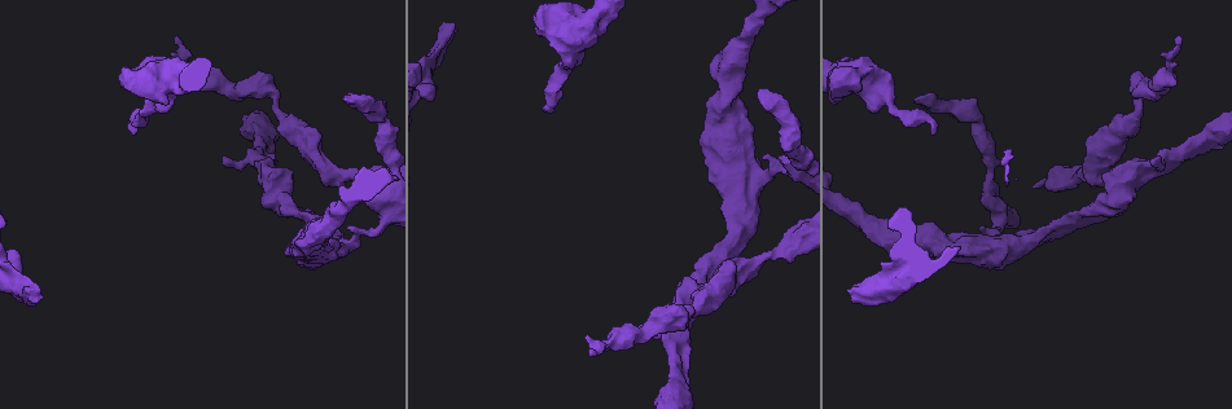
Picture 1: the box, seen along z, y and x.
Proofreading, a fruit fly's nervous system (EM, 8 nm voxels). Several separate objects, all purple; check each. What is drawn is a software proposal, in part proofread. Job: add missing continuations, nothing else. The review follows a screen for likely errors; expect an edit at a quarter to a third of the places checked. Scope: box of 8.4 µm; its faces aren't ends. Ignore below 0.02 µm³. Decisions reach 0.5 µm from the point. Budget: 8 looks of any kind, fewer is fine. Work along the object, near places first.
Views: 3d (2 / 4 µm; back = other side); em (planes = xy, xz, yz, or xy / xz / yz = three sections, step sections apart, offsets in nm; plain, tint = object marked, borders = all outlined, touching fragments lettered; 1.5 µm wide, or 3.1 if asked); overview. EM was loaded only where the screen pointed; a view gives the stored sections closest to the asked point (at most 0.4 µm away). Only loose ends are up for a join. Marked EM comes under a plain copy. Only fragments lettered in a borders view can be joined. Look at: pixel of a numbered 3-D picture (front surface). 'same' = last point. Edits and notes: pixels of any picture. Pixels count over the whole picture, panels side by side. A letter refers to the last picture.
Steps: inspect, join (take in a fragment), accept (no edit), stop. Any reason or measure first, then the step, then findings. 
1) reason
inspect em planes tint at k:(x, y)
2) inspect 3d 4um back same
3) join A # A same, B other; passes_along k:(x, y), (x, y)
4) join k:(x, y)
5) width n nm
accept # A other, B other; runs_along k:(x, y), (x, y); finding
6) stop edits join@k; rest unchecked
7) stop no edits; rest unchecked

free end
inspect em planes borders at 1:(1182, 40)

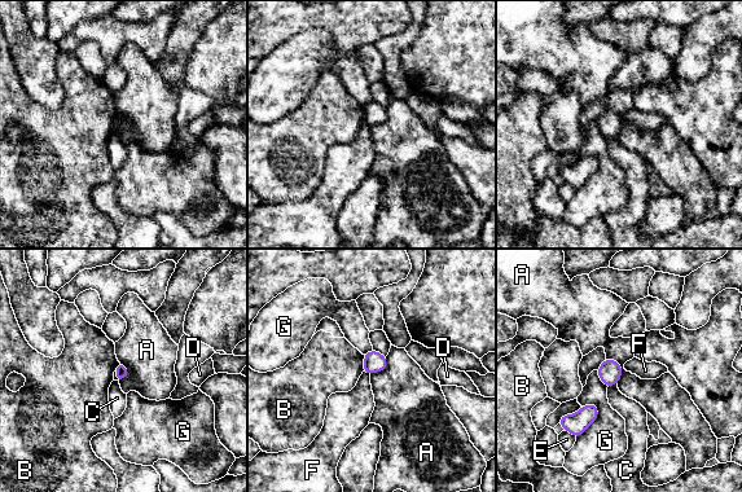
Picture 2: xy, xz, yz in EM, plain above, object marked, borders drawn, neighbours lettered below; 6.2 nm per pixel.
accept # A other, B other, C other, D other, E other, F other, G other; border 2:(606, 357), (622, 369), (618, 383); no lettered fragment goes on from it

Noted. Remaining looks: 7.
inspect em planes borders at 1:(134, 133)

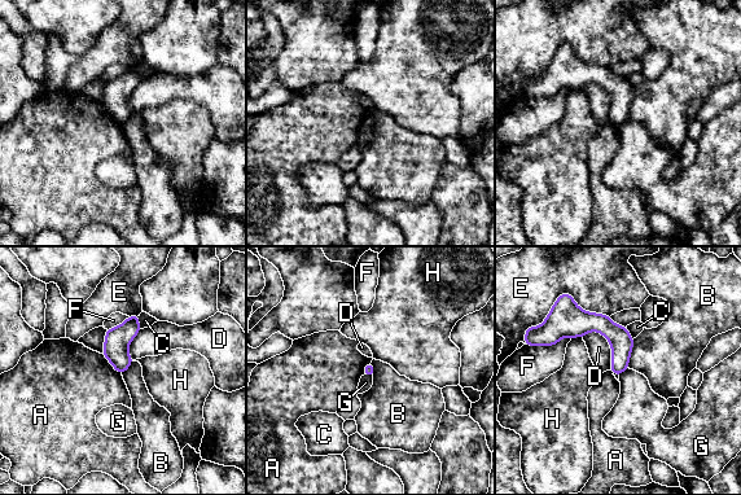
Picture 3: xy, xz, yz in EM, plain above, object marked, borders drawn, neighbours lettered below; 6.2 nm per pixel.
accept # A other, B other, C other, D other, E other, F other, G other, H other; border 3:(634, 338), (627, 367); no lettered fragment goes on from it

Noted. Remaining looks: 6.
branch stops here
inspect em xz step 8 borders at 1:(455, 23)

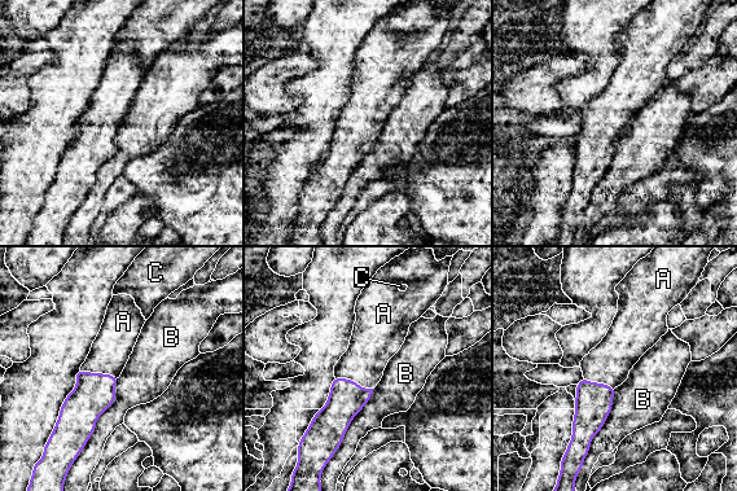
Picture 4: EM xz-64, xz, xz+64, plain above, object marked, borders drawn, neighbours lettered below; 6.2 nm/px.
join A # A same, B other, C other; passes_along 4:(346, 399), (354, 381), (371, 347); the cell continues

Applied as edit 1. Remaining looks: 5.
stop edits join@4; rest unchecked

